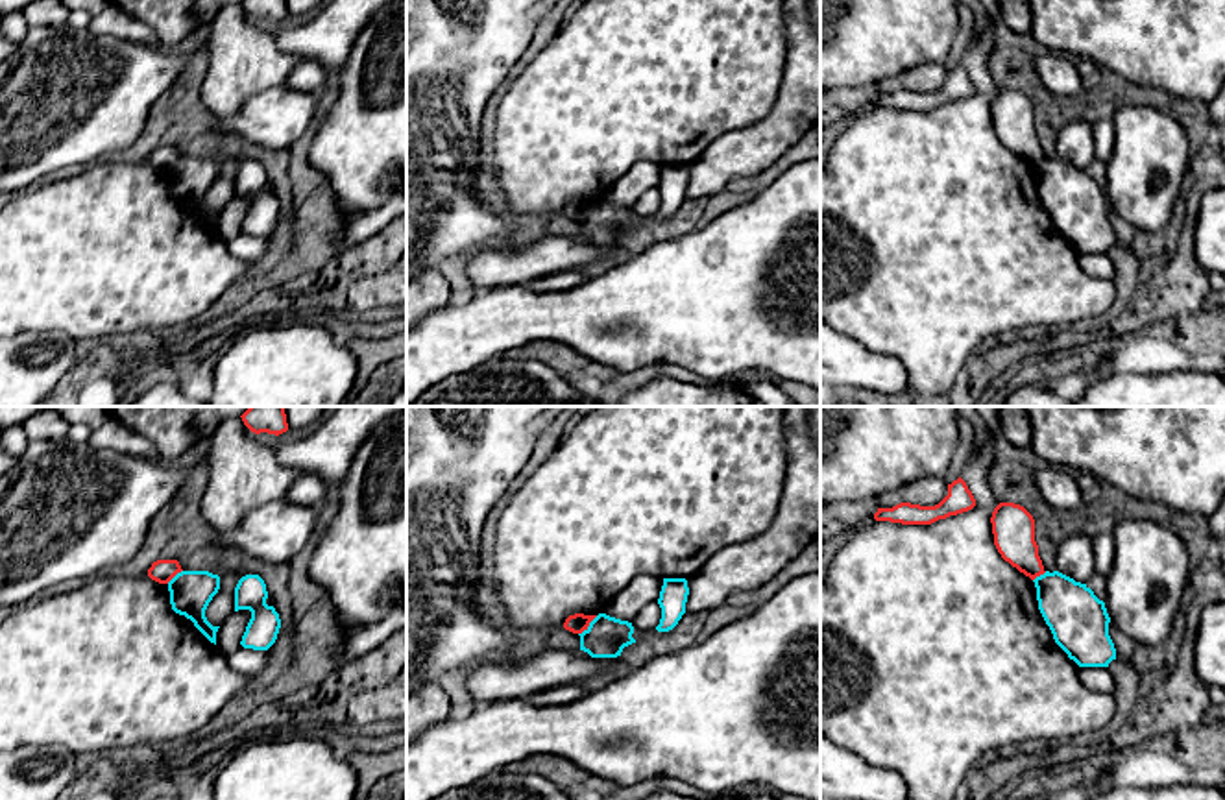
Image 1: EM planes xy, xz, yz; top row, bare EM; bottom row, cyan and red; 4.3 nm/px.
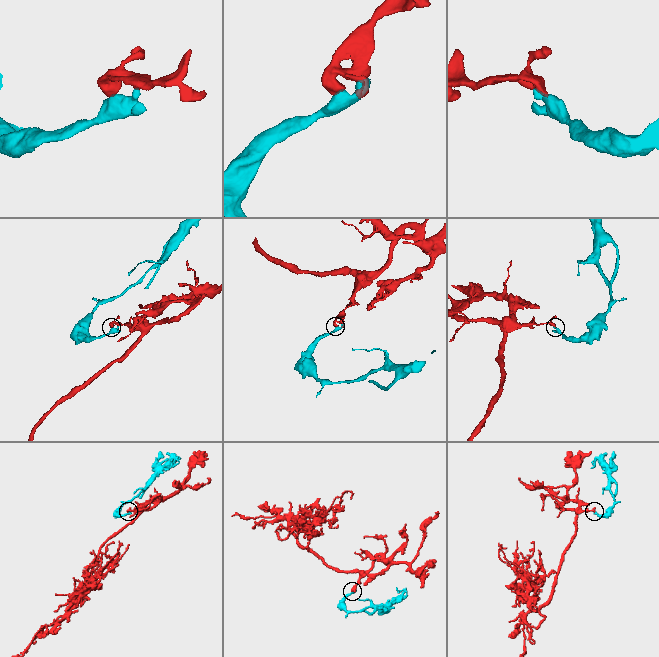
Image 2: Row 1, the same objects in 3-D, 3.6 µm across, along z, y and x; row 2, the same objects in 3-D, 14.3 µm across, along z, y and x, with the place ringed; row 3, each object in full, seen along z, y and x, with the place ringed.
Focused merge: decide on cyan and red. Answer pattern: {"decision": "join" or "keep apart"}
{"decision": "keep apart"}

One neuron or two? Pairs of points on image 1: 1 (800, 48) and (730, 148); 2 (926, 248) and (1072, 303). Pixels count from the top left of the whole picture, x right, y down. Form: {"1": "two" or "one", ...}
{"1": "one", "2": "one"}

